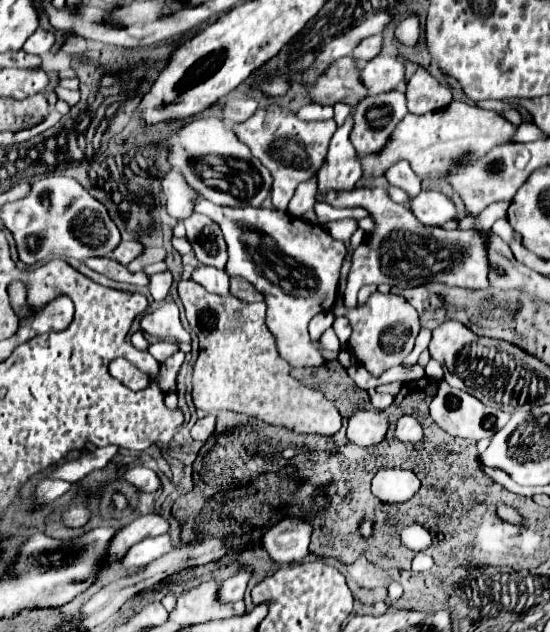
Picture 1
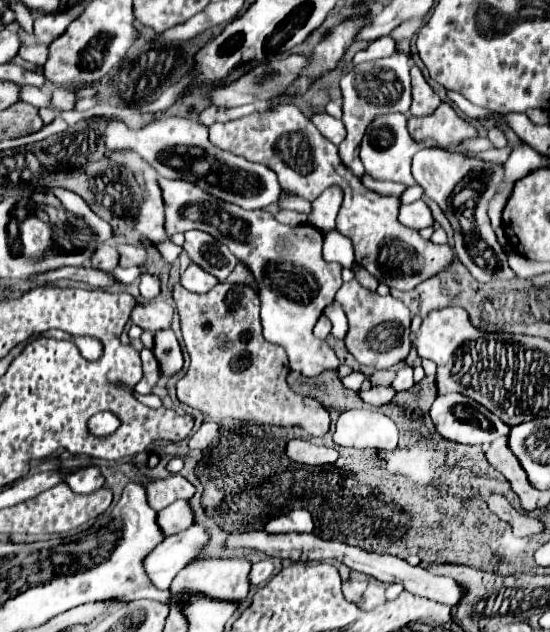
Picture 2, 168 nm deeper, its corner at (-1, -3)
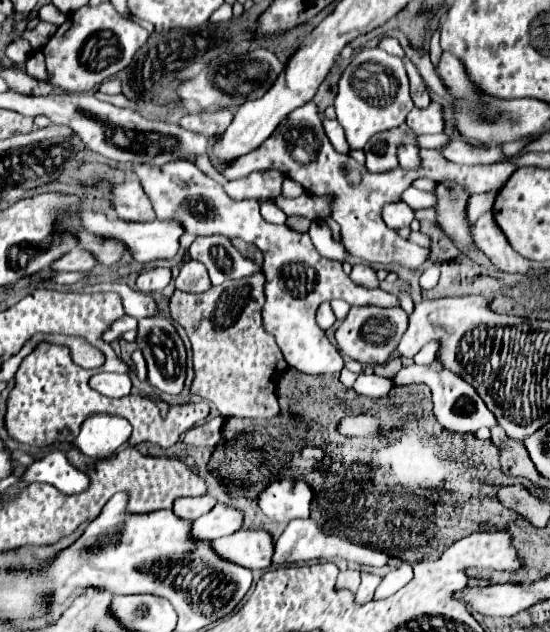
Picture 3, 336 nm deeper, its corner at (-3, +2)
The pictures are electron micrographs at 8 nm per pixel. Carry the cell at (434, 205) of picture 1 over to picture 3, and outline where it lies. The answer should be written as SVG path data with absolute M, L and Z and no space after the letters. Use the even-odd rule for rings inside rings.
M396 201L396 203L390 203L384 207L382 217L392 229L402 229L402 227L410 227L410 223L416 219L414 213L416 211L408 203Z

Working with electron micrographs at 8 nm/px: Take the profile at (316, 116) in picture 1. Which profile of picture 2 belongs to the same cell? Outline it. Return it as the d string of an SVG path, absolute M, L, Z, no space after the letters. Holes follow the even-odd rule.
M322 112L322 114L314 114L314 116L312 116L312 122L314 122L314 126L320 130L320 134L322 134L324 138L328 138L330 142L334 142L336 146L338 146L338 142L342 142L342 138L346 136L344 124L342 124L340 120L324 114L324 112Z

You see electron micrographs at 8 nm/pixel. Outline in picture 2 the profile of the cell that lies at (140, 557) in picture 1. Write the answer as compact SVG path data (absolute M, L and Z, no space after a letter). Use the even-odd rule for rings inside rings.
M194 524L188 530L168 536L158 544L144 560L144 568L156 588L168 588L174 576L190 564L198 552L208 544L210 532L202 524Z

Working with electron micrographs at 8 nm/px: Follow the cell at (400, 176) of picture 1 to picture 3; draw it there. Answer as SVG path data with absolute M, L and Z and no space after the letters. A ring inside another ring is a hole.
M404 123L394 129L386 129L370 137L368 145L364 147L366 153L366 169L372 173L386 173L398 167L398 149L402 145L418 145L416 133Z

